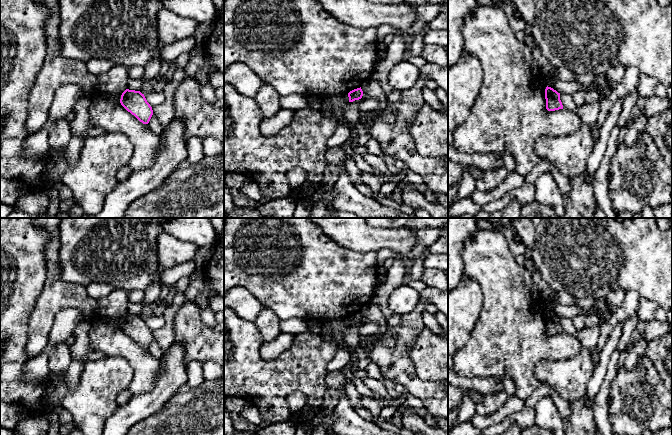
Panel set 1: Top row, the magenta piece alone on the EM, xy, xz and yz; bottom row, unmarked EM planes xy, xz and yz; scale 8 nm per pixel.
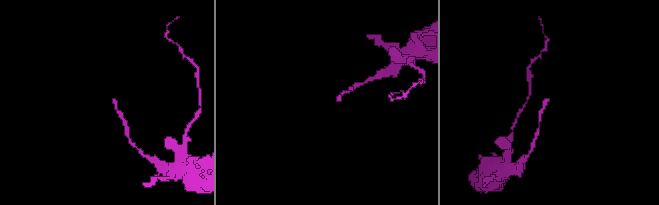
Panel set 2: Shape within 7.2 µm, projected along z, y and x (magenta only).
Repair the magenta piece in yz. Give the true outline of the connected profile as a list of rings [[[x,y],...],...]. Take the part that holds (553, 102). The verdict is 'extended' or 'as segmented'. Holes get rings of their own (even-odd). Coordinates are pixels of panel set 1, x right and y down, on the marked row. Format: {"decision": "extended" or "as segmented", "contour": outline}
{"decision": "as segmented", "contour": [[[551,87],[545,89],[546,109],[548,111],[555,111],[563,109],[562,102],[560,100],[560,93]]]}

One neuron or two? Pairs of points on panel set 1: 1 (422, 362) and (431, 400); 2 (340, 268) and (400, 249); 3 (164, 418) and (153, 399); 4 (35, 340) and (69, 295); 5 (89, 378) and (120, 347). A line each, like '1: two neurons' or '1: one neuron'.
1: two neurons
2: two neurons
3: two neurons
4: one neuron
5: two neurons

